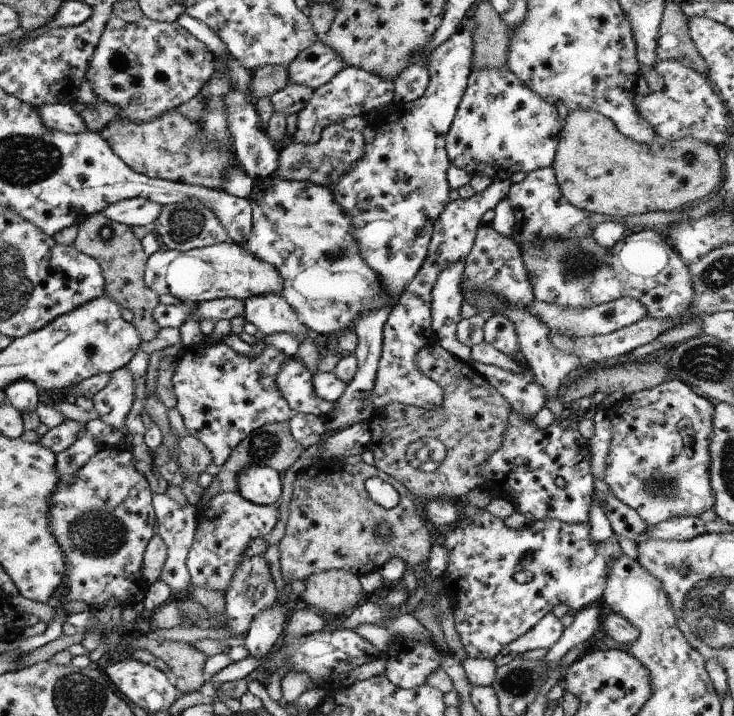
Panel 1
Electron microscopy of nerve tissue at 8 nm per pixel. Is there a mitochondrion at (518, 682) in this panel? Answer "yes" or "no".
yes

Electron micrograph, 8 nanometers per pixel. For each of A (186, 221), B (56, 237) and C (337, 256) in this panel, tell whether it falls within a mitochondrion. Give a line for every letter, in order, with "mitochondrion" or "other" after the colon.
A: mitochondrion
B: other
C: mitochondrion

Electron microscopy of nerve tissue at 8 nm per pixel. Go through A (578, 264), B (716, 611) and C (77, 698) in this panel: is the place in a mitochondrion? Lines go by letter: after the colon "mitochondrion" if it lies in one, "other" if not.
A: mitochondrion
B: mitochondrion
C: mitochondrion

